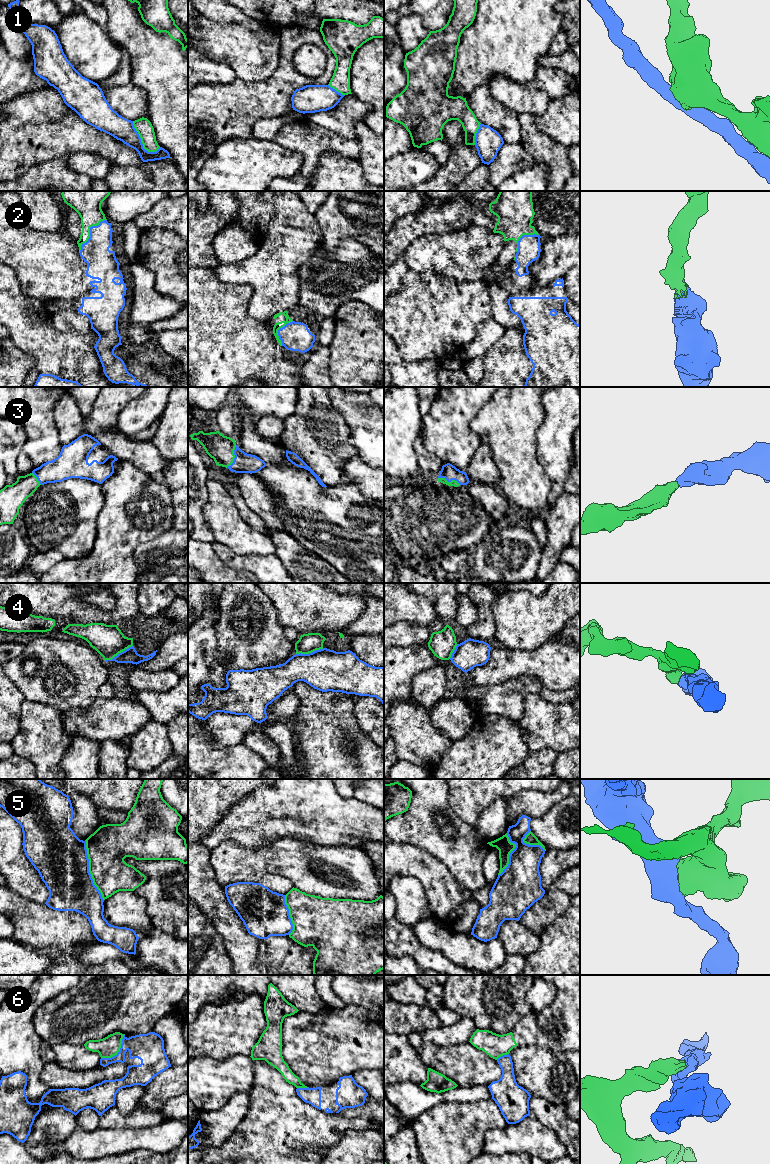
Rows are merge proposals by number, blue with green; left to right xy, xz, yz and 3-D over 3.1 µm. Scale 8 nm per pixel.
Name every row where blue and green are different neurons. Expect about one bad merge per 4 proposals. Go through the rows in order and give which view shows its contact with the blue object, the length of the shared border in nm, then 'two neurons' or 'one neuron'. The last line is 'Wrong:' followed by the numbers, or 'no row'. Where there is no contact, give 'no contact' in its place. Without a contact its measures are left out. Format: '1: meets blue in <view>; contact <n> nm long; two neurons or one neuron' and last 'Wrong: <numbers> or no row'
1: meets blue in xy; contact 320 nm long; two neurons
2: meets blue in xy; contact 340 nm long; one neuron
3: meets blue in xz; contact 200 nm long; one neuron
4: meets blue in xy; contact 260 nm long; two neurons
5: meets blue in xy; contact 500 nm long; two neurons
6: meets blue in xy; contact 280 nm long; two neurons
Wrong: 1, 4, 5, 6

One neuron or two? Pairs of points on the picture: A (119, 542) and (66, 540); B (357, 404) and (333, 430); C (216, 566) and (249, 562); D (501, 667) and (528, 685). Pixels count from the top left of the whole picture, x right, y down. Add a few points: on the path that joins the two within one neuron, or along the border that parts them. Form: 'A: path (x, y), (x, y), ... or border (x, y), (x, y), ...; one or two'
A: border (97, 518), (94, 545), (80, 560); two
B: border (330, 400), (350, 430), (350, 442); two
C: border (211, 547), (227, 565), (248, 572); two
D: border (539, 680), (528, 676), (517, 676), (494, 685); two

